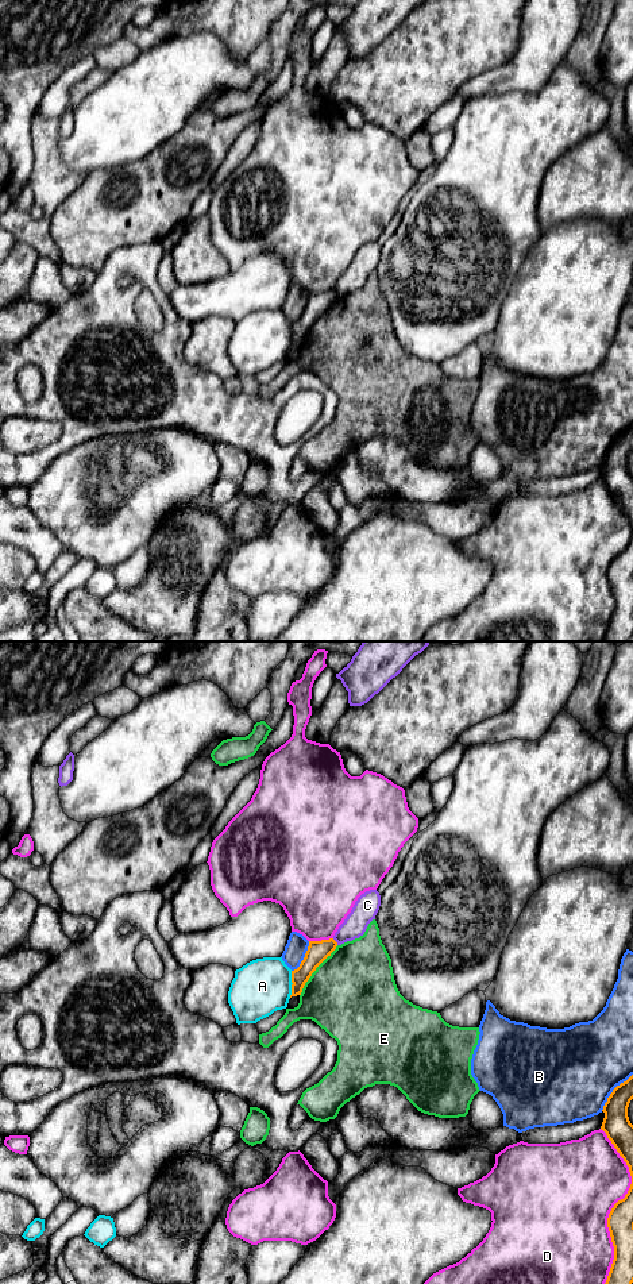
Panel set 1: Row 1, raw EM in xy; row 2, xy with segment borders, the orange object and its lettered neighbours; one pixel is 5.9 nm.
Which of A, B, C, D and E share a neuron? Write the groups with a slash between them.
A / B / C / D / E

